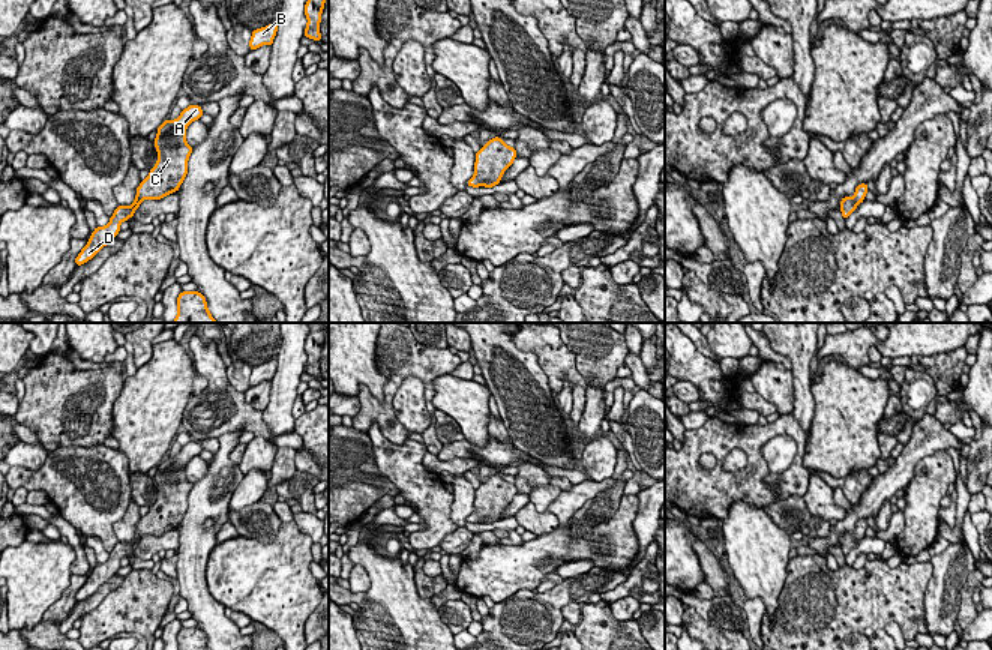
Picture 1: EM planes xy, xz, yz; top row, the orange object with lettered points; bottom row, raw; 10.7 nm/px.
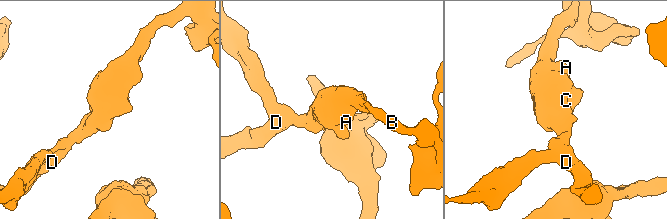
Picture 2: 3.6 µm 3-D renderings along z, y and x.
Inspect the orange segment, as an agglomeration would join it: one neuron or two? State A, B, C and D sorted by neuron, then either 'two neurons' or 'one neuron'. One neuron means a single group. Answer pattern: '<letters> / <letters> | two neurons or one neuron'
A B C D | one neuron

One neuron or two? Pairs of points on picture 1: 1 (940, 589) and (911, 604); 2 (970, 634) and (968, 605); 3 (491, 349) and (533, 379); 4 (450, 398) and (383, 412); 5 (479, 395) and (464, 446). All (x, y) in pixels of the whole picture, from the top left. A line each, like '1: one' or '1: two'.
1: two
2: two
3: one
4: two
5: two

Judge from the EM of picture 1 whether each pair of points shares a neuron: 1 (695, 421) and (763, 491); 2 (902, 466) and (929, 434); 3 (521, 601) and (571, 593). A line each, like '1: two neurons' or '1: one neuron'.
1: two neurons
2: one neuron
3: one neuron

